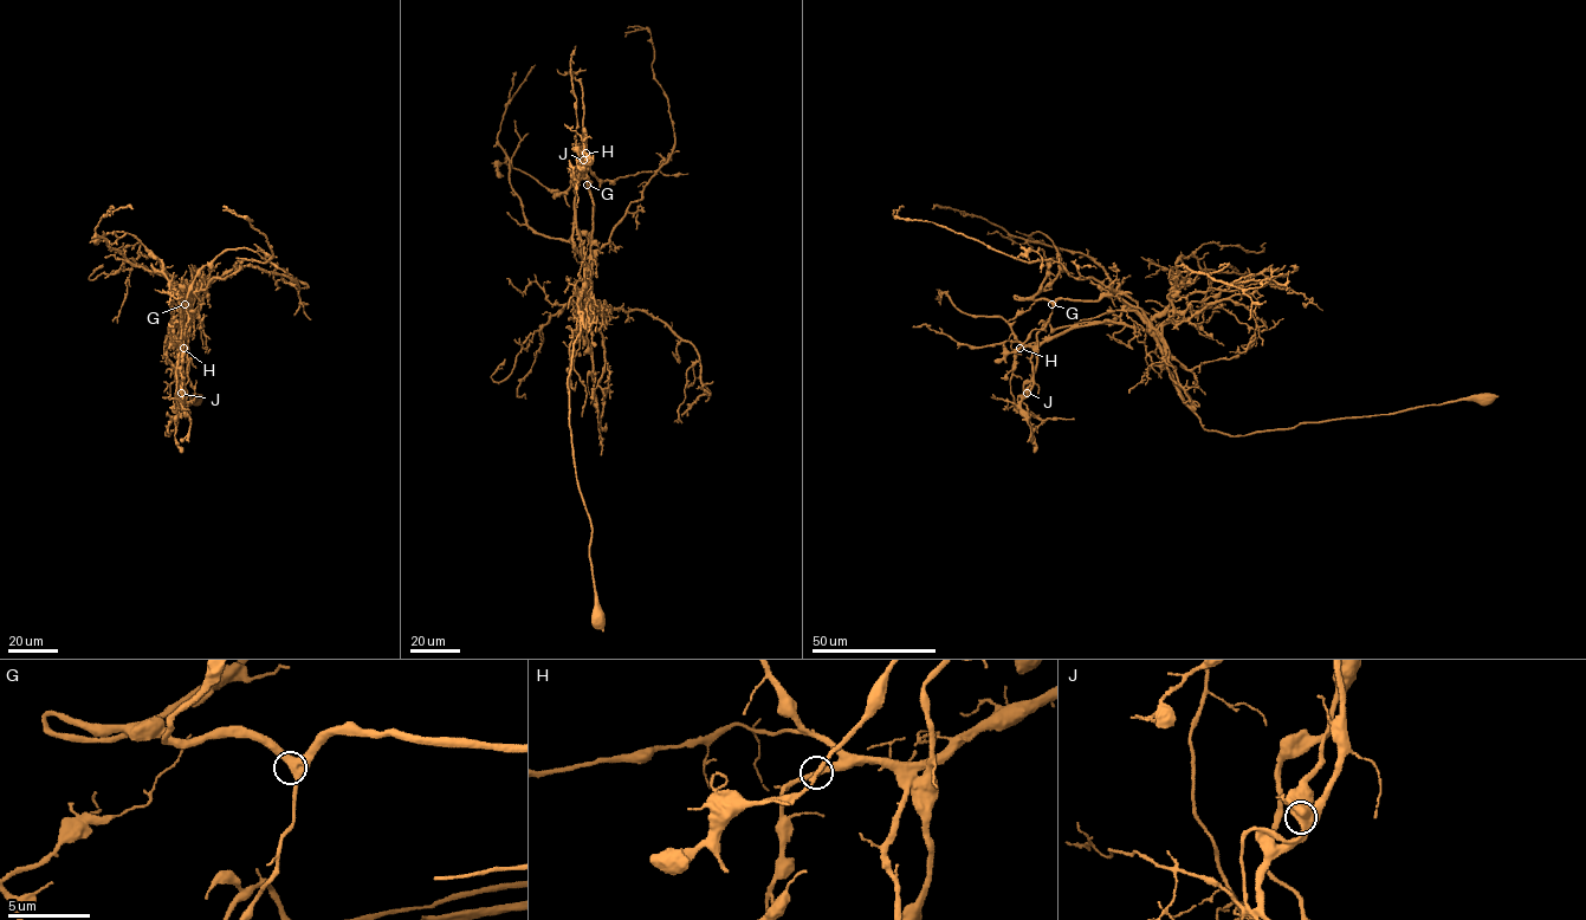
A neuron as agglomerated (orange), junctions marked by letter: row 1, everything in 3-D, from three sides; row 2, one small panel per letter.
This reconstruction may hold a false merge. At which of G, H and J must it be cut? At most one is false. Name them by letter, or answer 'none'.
none

